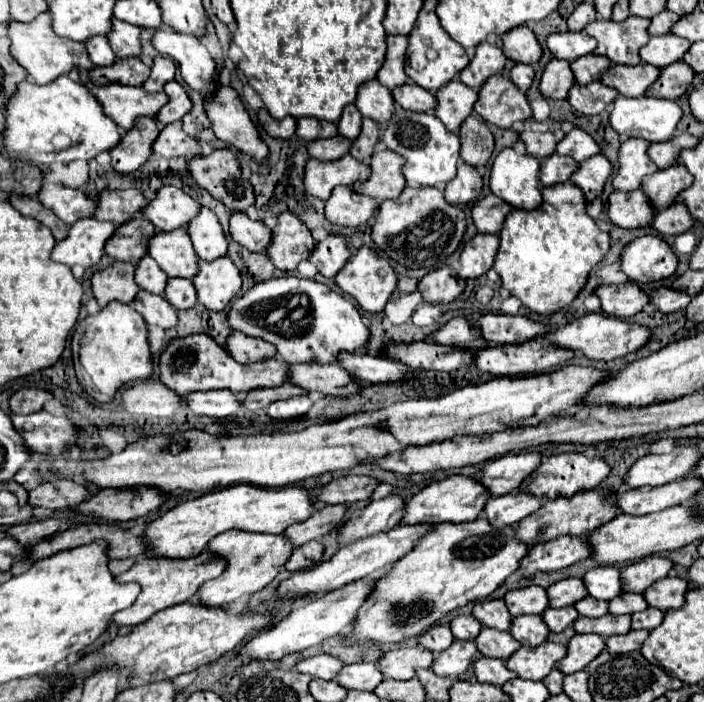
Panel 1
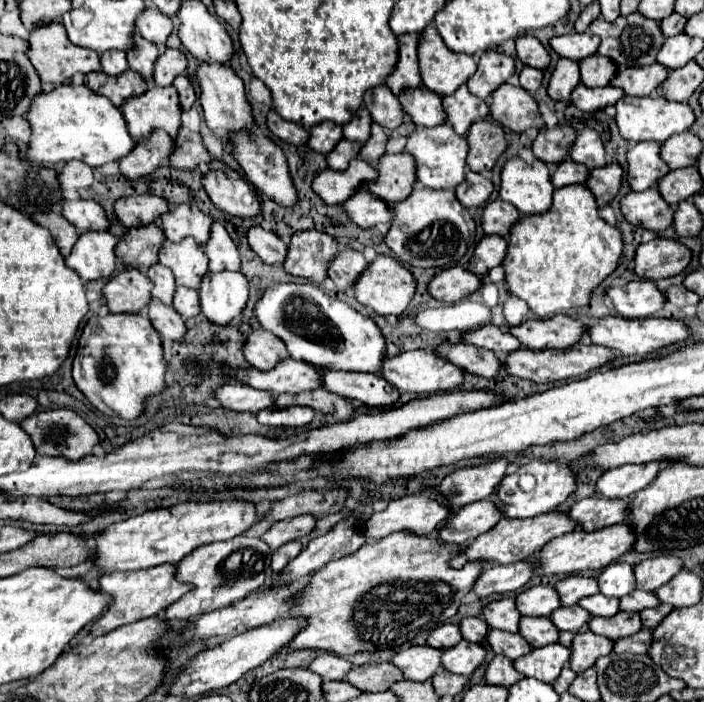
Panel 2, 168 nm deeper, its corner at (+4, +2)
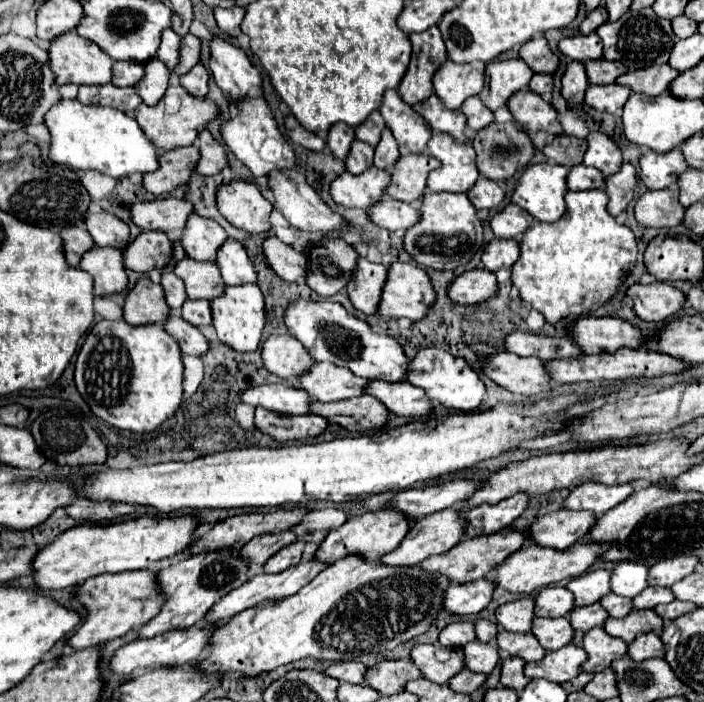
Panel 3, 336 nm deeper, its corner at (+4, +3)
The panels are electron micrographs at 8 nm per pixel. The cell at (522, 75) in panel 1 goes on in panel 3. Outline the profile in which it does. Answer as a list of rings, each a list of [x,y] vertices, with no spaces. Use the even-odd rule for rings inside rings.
[[[535,74],[529,82],[529,90],[541,94],[541,96],[549,96],[553,92],[553,76],[549,74]]]

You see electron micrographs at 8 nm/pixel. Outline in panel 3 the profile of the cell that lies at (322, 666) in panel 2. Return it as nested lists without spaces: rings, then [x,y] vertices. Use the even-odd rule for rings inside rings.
[[[335,662],[331,664],[325,674],[337,678],[339,682],[351,682],[351,684],[361,684],[367,674],[367,666],[361,662]]]

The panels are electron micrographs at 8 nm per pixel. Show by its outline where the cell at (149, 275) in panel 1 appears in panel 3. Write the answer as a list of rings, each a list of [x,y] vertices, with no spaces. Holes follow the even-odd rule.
[[[163,272],[161,286],[165,290],[165,300],[169,302],[171,308],[181,308],[185,304],[185,300],[187,300],[185,284],[173,272]]]

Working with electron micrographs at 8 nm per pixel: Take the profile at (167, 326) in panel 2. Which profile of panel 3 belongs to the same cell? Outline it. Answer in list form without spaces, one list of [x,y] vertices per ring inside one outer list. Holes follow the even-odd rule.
[[[171,316],[169,322],[165,322],[165,330],[169,330],[173,338],[177,338],[177,344],[181,346],[183,354],[203,356],[209,350],[209,342],[201,334],[201,330],[195,326],[189,326],[189,322],[185,322],[183,318]]]

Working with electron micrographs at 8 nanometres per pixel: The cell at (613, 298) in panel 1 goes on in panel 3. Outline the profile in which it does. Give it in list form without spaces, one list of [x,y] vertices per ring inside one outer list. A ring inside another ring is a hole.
[[[655,282],[655,284],[647,284],[647,286],[635,284],[627,290],[627,296],[633,298],[633,308],[635,308],[637,316],[647,322],[667,322],[667,320],[675,318],[677,312],[685,304],[685,294],[667,282]]]

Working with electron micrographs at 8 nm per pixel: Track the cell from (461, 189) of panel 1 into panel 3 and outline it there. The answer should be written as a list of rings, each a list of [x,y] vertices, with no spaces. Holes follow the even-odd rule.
[[[481,176],[477,180],[477,186],[473,186],[473,190],[469,190],[467,196],[477,210],[493,210],[505,200],[505,190],[499,182]]]

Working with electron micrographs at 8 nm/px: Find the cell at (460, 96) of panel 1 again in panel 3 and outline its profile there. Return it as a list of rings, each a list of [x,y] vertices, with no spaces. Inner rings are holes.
[[[469,98],[469,102],[465,102],[463,106],[463,114],[467,116],[467,126],[475,132],[493,122],[493,112],[485,108],[479,98]]]

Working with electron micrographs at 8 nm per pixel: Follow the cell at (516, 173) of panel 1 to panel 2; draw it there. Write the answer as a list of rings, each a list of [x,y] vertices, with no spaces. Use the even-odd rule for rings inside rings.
[[[511,157],[501,169],[499,197],[523,215],[545,213],[551,207],[553,193],[549,175],[549,165],[539,159],[525,163],[521,157]]]

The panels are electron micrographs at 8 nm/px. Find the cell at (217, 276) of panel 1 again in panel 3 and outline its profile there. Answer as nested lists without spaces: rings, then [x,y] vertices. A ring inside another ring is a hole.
[[[257,284],[245,286],[227,286],[225,294],[211,302],[213,308],[213,326],[223,344],[233,348],[235,352],[255,352],[261,342],[261,334],[265,328],[265,300]]]

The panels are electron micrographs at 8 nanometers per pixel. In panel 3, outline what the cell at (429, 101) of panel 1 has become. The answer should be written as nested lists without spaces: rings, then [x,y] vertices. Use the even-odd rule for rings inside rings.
[[[433,94],[429,96],[425,102],[413,106],[433,130],[445,132],[449,136],[453,136],[457,142],[465,142],[465,128],[467,128],[467,118],[463,112],[453,112],[453,110],[445,110],[445,106],[439,102],[439,98]]]

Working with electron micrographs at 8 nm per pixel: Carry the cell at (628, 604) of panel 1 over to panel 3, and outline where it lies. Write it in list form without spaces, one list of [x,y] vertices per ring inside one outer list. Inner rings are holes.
[[[649,586],[637,598],[633,598],[633,604],[635,604],[635,608],[655,608],[657,604],[665,604],[665,602],[673,602],[673,600],[675,600],[675,594],[671,592],[671,588]]]

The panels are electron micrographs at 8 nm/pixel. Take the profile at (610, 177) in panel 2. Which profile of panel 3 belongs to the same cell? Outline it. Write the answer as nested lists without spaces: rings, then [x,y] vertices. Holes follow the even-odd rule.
[[[623,164],[617,174],[607,178],[607,188],[605,188],[605,192],[609,194],[607,208],[613,216],[619,216],[621,212],[627,210],[629,202],[635,196],[635,188],[637,188],[637,174],[635,166],[631,164]]]

